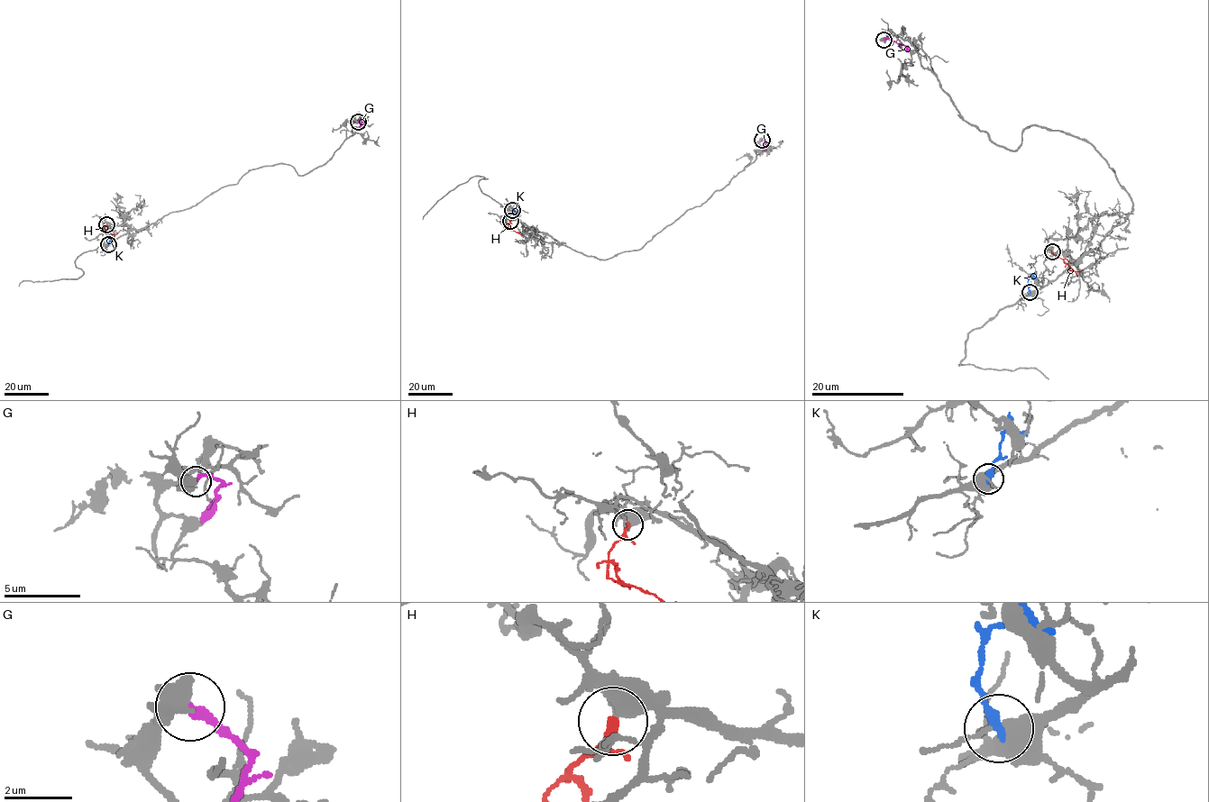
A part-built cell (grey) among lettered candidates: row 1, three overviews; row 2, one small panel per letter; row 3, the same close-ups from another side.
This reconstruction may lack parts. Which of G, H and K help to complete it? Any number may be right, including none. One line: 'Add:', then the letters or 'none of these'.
Add: H

